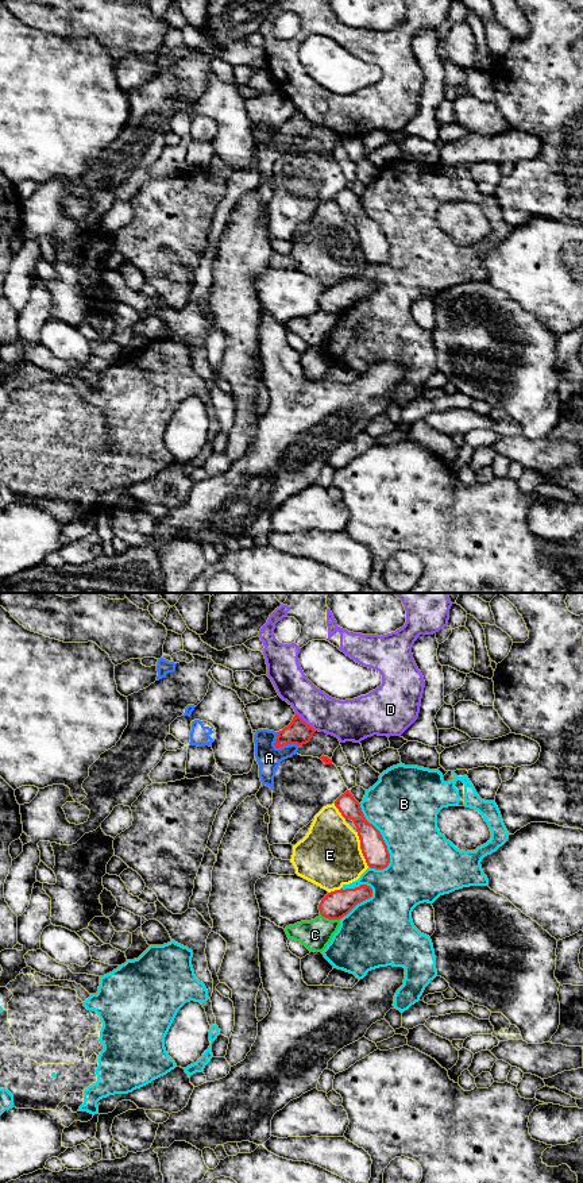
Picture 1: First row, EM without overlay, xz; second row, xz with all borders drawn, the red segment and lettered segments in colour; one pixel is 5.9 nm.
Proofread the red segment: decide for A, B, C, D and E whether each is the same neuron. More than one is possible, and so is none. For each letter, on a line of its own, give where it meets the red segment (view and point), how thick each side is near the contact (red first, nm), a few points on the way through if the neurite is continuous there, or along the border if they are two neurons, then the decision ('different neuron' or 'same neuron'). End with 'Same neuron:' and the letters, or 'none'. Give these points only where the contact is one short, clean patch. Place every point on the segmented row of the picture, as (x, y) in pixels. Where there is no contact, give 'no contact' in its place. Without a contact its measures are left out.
A: contact xz (286, 744); calibres 150 and 150 nm; border xz (273, 743), (277, 747), (298, 746); different neuron
B: contact xz (382, 837); calibres 150 and 420 nm; different neuron
C: contact xz (329, 918); calibres 170 and 180 nm; border xz (320, 913), (328, 918), (339, 920); different neuron
D: contact xz (304, 721); calibres 150 and 240 nm; different neuron
E: contact xz (361, 848); calibres 150 and 380 nm; different neuron
Same neuron: none

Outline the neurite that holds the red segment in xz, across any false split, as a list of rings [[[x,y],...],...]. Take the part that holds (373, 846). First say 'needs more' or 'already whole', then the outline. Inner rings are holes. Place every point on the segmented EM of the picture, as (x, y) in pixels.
already whole; [[[347,790],[336,801],[335,806],[344,818],[354,821],[360,840],[360,849],[370,868],[383,870],[390,863],[390,853],[381,832],[370,824],[360,808],[360,804]]]

